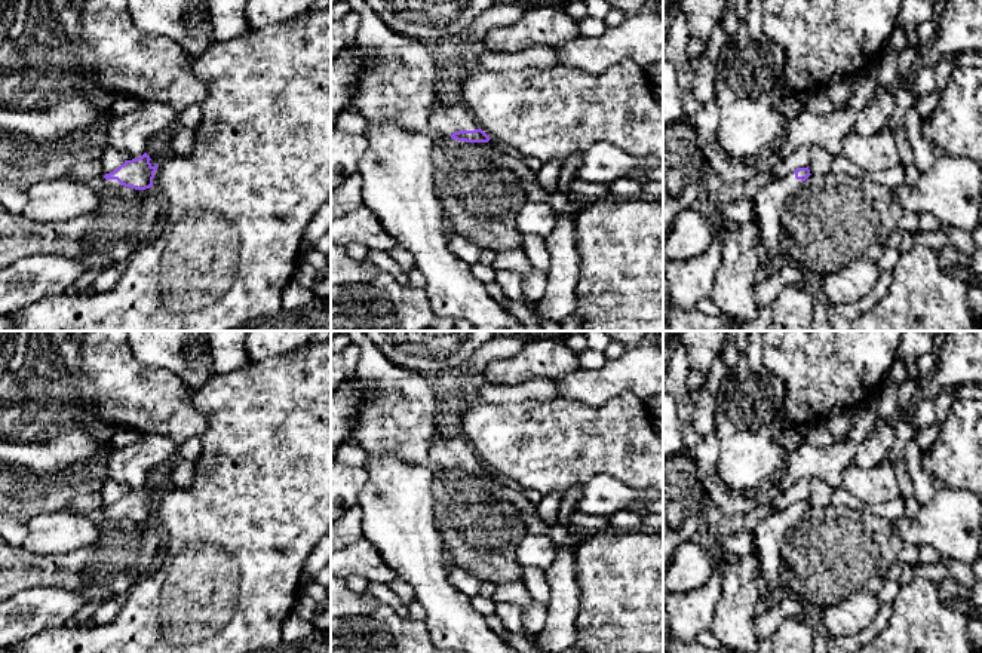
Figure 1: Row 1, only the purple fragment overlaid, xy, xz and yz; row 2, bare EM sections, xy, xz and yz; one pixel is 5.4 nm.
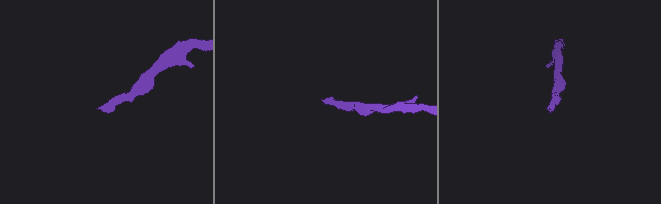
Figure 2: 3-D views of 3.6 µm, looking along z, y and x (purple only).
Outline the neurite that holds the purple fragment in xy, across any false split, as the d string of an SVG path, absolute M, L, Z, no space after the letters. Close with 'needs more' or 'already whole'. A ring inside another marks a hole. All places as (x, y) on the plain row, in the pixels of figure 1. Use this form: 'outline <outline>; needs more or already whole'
outline M144 485L138 491L126 493L116 503L105 506L99 521L123 521L145 522L153 519L154 505L159 497L150 496L150 488Z; needs more

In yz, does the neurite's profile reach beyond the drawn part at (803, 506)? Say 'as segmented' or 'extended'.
extended

